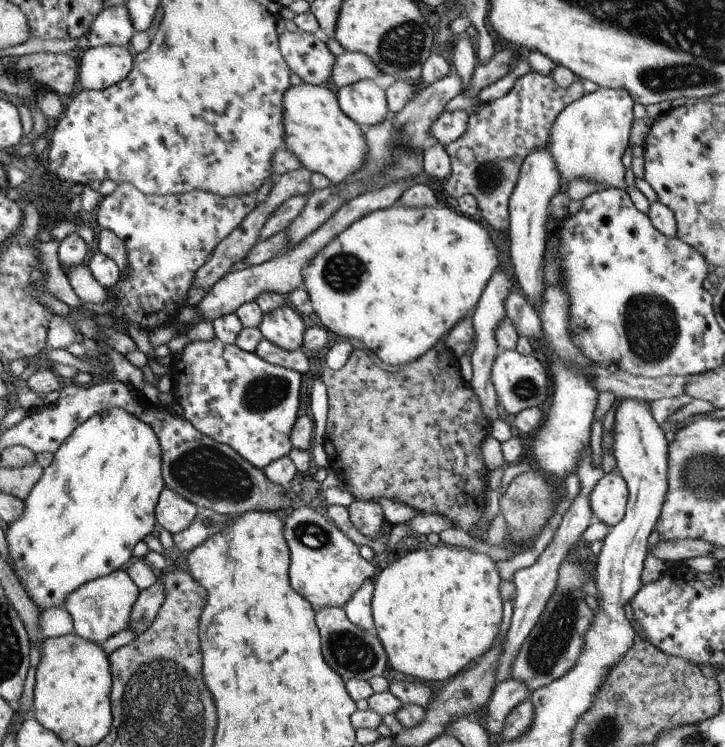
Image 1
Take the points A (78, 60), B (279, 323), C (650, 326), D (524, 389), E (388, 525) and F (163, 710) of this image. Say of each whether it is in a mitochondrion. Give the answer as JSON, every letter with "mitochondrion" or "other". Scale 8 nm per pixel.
{"A":"other","B":"other","C":"mitochondrion","D":"mitochondrion","E":"other","F":"mitochondrion"}

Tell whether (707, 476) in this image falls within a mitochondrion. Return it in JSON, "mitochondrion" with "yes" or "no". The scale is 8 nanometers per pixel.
{"mitochondrion":"yes"}

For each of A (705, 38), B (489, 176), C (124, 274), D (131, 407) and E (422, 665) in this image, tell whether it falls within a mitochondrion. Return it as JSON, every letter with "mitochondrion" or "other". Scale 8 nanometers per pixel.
{"A":"mitochondrion","B":"mitochondrion","C":"other","D":"other","E":"other"}

